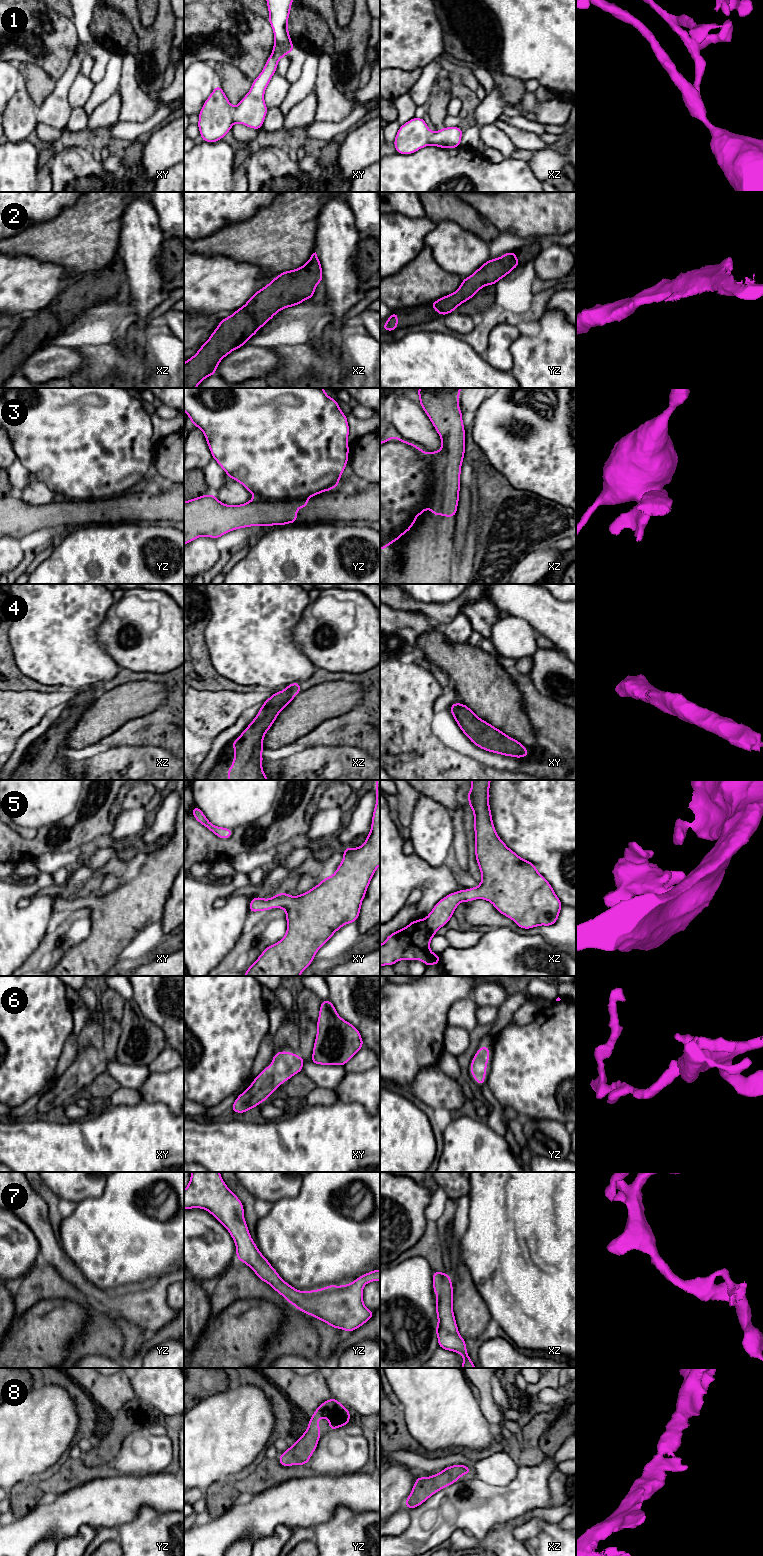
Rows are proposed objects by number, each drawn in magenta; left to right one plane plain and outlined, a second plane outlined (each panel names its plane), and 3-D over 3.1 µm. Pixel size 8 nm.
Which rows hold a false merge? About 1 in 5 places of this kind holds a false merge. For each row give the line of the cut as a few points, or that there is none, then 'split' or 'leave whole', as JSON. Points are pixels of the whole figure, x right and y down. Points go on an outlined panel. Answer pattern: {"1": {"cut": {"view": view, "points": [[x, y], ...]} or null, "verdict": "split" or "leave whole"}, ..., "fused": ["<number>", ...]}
{"1": {"cut": null, "verdict": "leave whole"}, "2": {"cut": null, "verdict": "leave whole"}, "3": {"cut": {"view": "xz", "points": [[424, 453], [430, 467], [430, 495], [427, 508]]}, "verdict": "split"}, "4": {"cut": null, "verdict": "leave whole"}, "5": {"cut": null, "verdict": "leave whole"}, "6": {"cut": null, "verdict": "leave whole"}, "7": {"cut": null, "verdict": "leave whole"}, "8": {"cut": null, "verdict": "leave whole"}, "fused": ["3"]}

